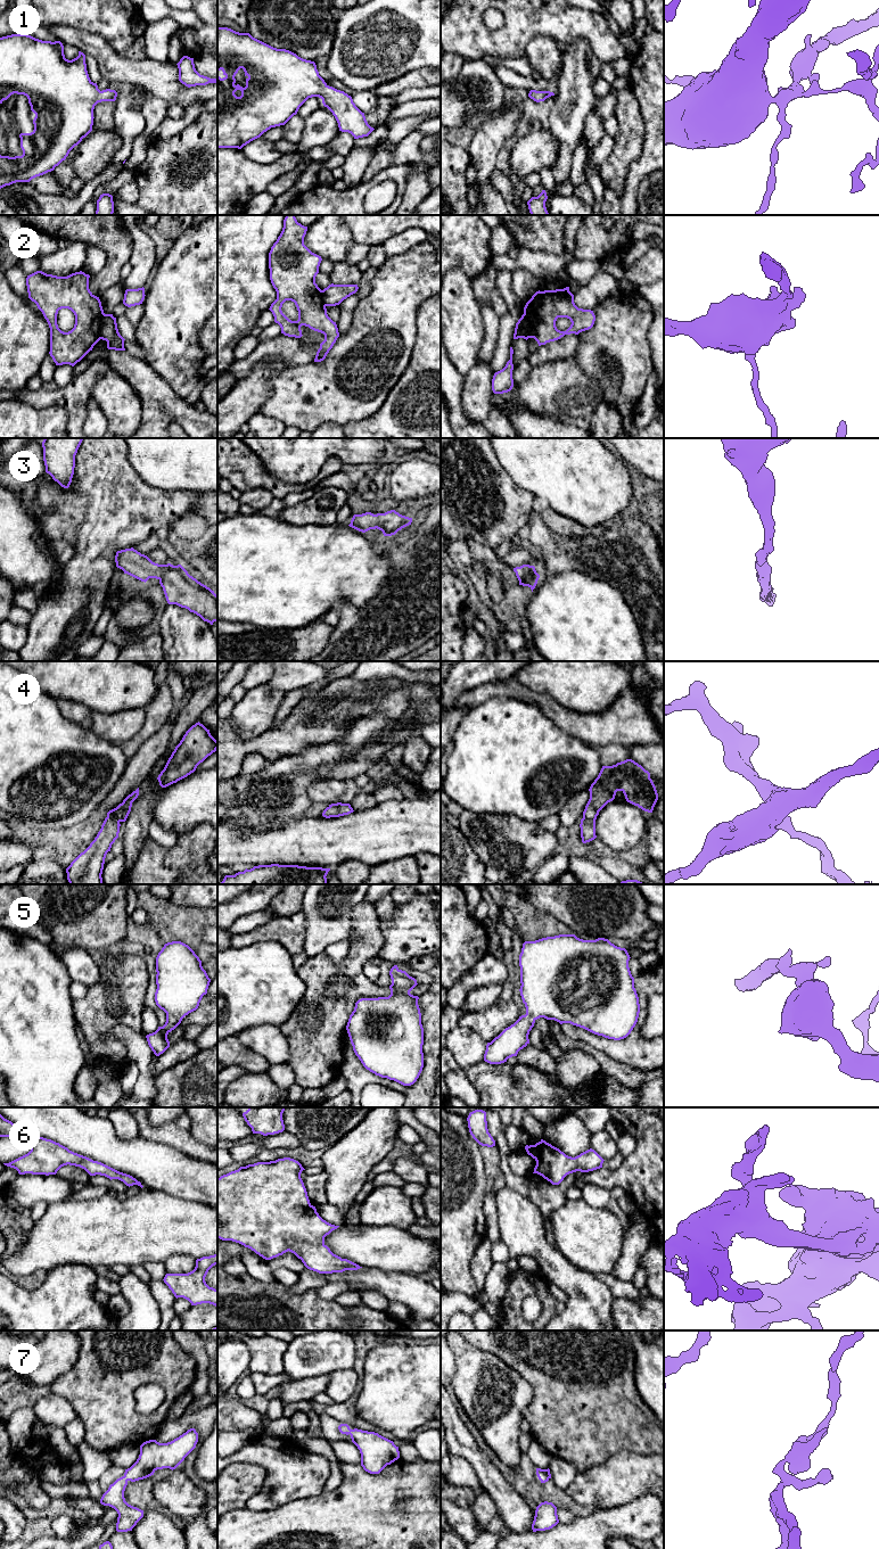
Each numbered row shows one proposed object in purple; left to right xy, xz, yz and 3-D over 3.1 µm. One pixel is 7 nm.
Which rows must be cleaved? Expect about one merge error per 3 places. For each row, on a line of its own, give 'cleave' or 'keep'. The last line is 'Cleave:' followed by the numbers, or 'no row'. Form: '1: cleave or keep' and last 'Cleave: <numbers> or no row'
1: keep
2: cleave
3: keep
4: keep
5: keep
6: keep
7: keep
Cleave: 2

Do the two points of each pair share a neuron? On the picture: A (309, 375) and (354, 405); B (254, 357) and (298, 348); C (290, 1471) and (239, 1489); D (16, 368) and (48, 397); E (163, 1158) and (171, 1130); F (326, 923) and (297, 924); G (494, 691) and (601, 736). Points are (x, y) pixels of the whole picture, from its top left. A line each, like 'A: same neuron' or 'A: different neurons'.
A: same neuron
B: same neuron
C: different neurons
D: different neurons
E: different neurons
F: different neurons
G: same neuron

